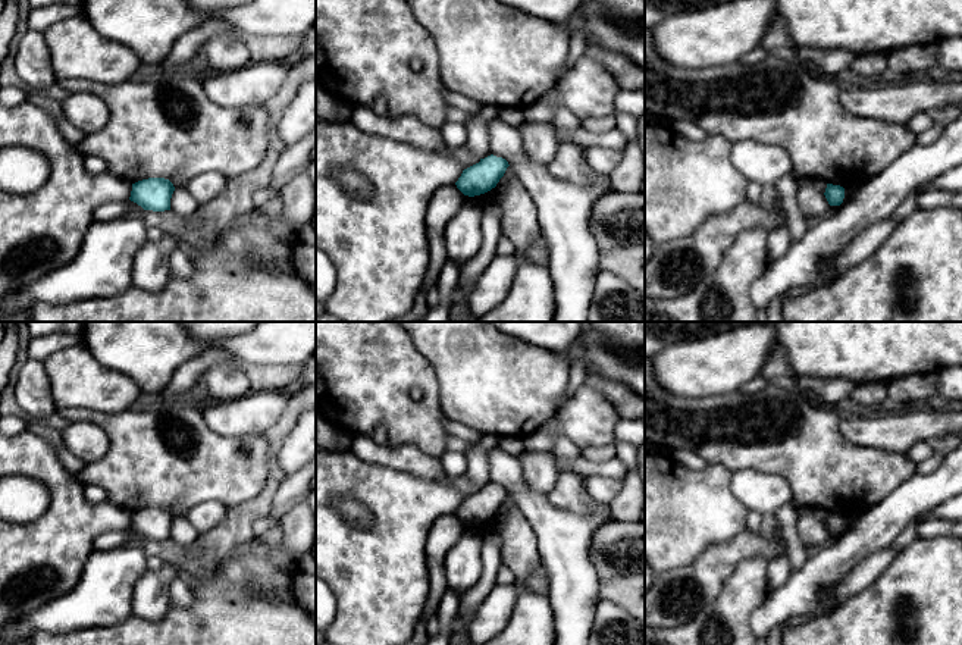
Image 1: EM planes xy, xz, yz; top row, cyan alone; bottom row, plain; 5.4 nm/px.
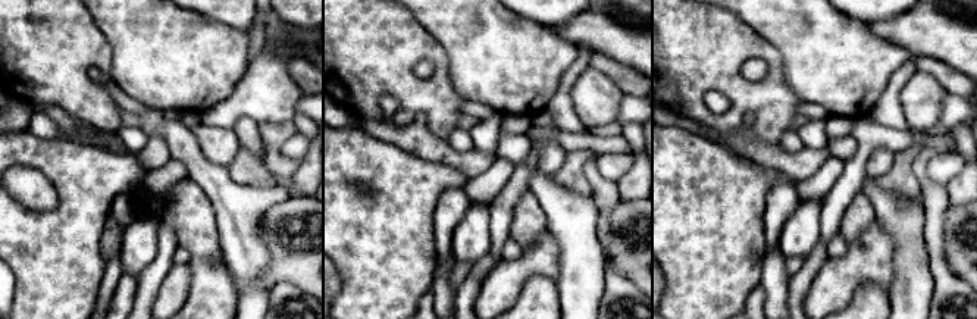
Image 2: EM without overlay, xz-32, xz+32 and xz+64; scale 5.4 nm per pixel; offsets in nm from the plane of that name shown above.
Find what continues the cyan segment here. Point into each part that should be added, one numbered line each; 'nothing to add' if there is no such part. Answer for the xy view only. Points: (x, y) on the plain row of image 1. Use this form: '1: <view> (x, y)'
nothing to add

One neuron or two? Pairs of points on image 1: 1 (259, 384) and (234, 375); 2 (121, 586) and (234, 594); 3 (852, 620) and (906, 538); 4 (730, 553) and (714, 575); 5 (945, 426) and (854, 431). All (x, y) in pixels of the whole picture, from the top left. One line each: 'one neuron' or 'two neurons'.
1: two neurons
2: two neurons
3: two neurons
4: one neuron
5: one neuron

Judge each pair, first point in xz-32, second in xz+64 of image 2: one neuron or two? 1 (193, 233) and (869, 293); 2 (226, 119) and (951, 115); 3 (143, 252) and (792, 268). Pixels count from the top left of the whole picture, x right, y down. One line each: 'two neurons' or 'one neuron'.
1: one neuron
2: two neurons
3: two neurons

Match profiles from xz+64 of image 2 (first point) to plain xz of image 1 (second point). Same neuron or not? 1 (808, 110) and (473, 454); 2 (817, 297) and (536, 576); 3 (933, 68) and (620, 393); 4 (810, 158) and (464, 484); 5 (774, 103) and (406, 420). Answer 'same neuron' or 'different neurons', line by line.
1: different neurons
2: same neuron
3: same neuron
4: same neuron
5: same neuron

